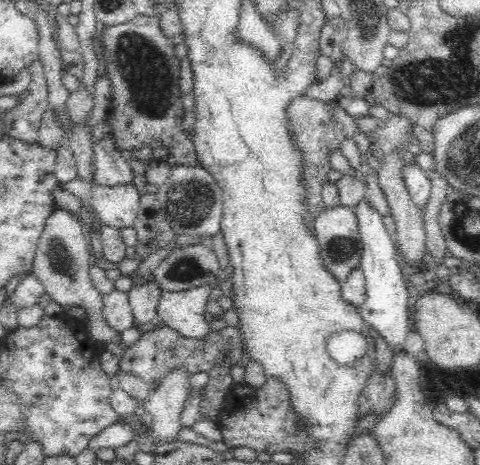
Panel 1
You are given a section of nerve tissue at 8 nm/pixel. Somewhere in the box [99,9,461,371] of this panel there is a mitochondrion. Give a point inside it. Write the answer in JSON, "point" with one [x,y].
{"point":[144,67]}

